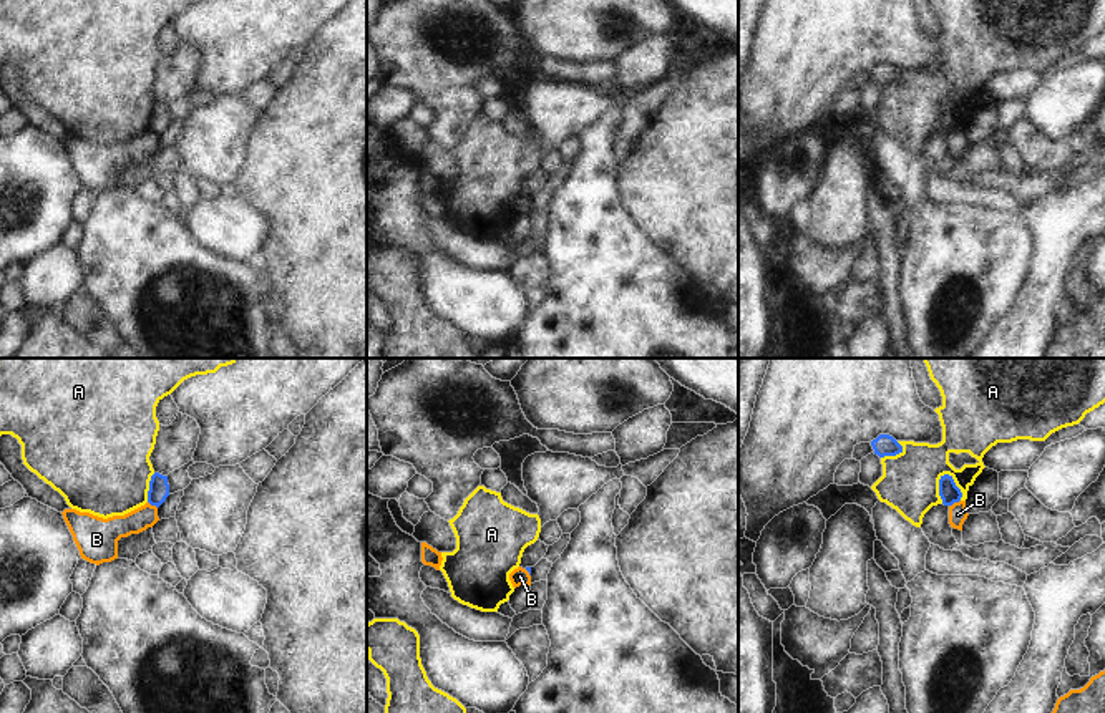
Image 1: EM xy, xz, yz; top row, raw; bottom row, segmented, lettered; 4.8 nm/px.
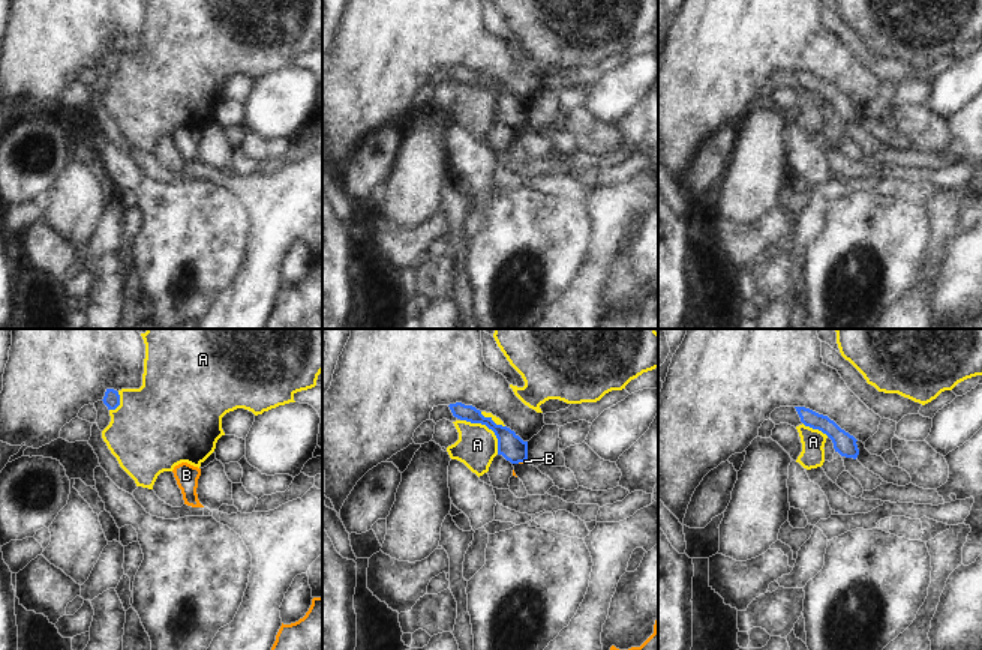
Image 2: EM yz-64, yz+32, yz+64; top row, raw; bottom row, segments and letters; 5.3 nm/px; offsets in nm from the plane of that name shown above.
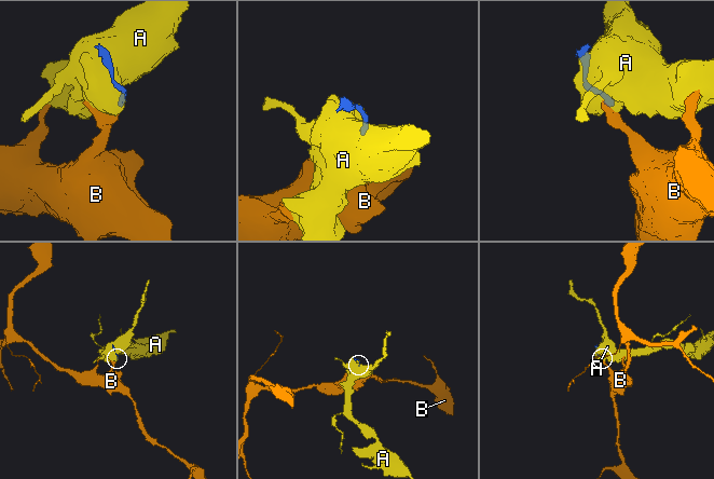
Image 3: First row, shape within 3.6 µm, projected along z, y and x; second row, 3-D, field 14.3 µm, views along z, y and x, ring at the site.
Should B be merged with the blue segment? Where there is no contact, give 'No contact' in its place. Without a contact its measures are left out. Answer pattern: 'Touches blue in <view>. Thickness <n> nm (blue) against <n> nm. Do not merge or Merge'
Touches blue in yz. Thickness 100 nm (blue) against 90 nm. Do not merge.

